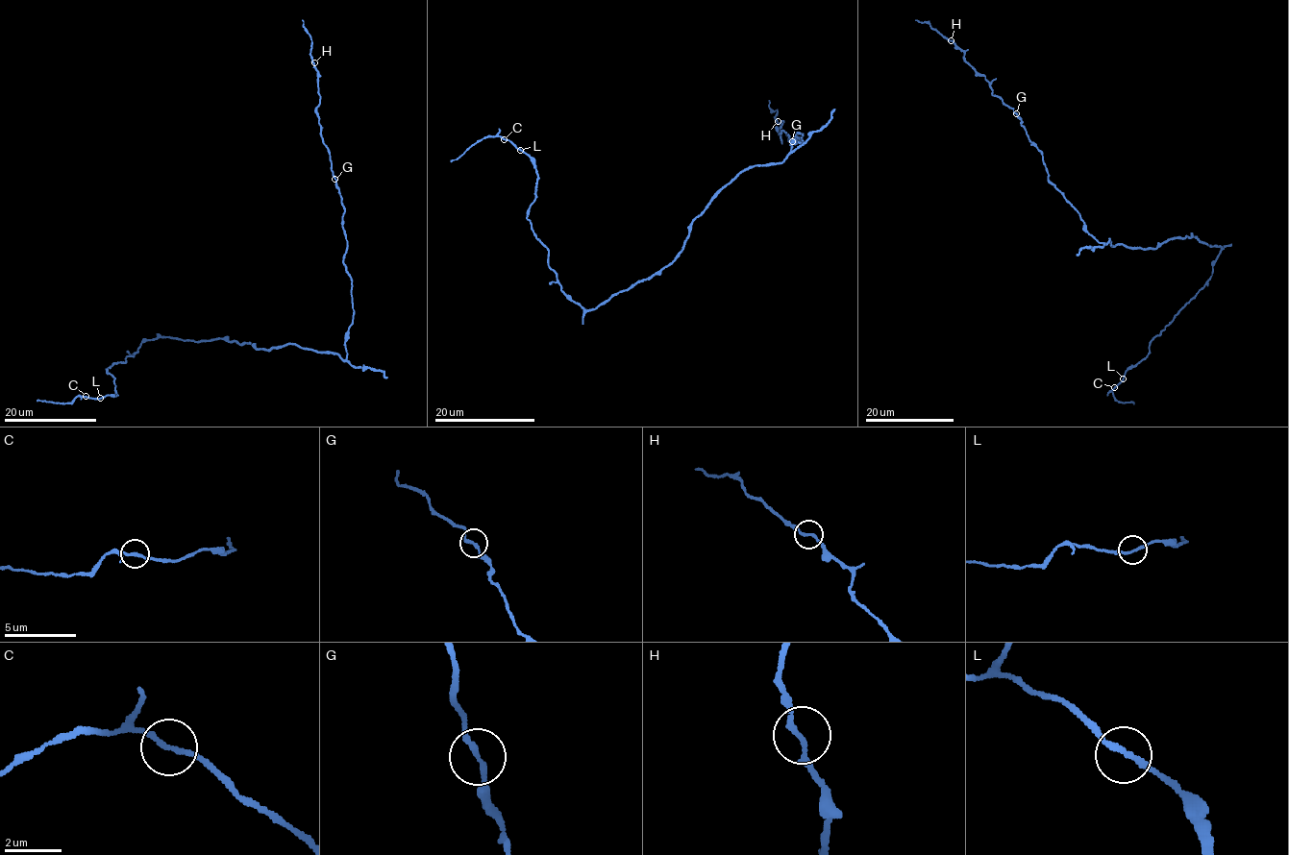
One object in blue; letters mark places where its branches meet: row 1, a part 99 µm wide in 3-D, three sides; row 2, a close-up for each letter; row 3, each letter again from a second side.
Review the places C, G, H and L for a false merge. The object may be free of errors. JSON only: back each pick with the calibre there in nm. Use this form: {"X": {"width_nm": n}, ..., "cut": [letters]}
{"cut": []}

